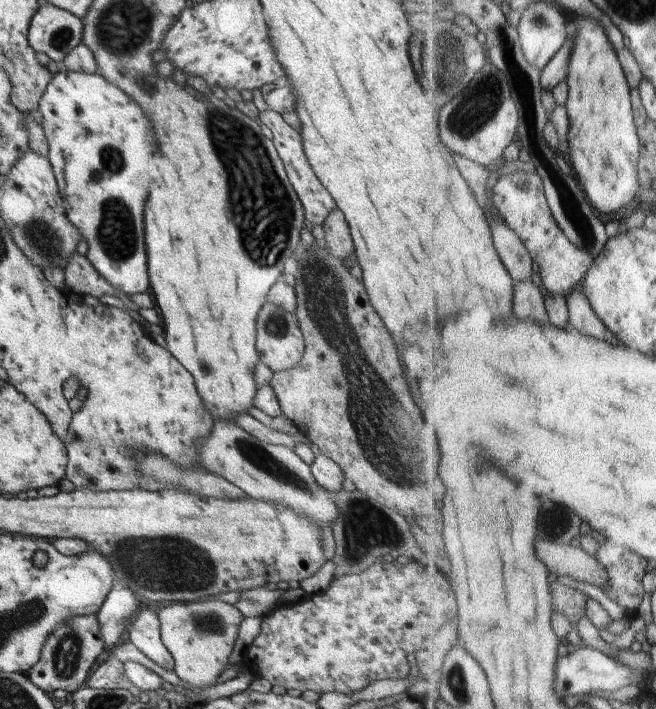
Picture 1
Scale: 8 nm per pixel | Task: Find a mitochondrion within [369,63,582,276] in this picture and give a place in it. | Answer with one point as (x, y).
(471, 113)

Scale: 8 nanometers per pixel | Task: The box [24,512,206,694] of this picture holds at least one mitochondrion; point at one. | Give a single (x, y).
(67, 651)

